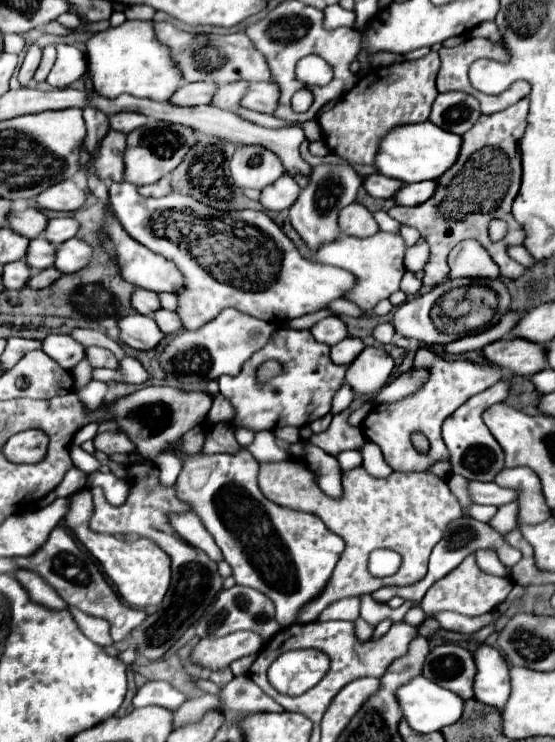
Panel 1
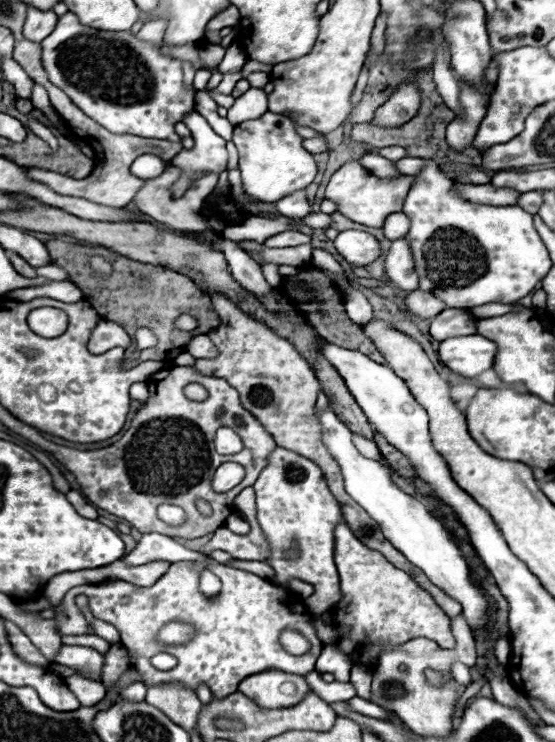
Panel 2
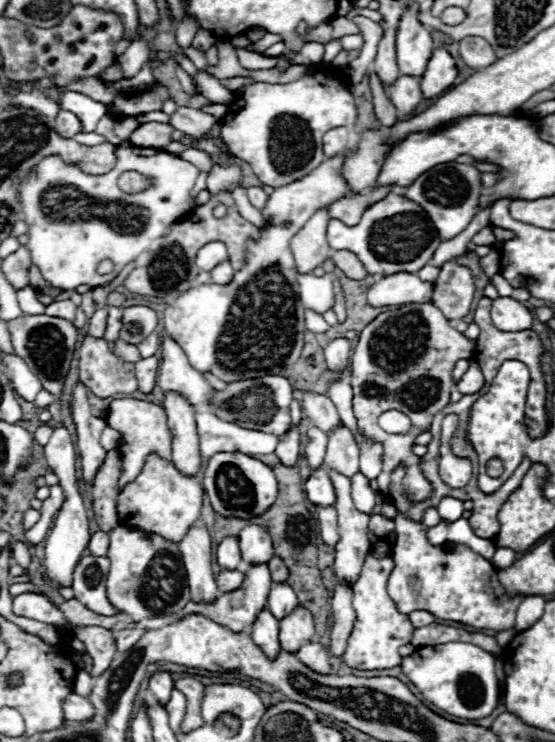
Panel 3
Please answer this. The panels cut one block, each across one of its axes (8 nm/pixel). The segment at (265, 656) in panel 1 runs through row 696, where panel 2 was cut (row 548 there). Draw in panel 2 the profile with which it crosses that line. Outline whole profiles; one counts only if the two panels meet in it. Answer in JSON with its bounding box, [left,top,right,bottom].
[254,448,344,616]

